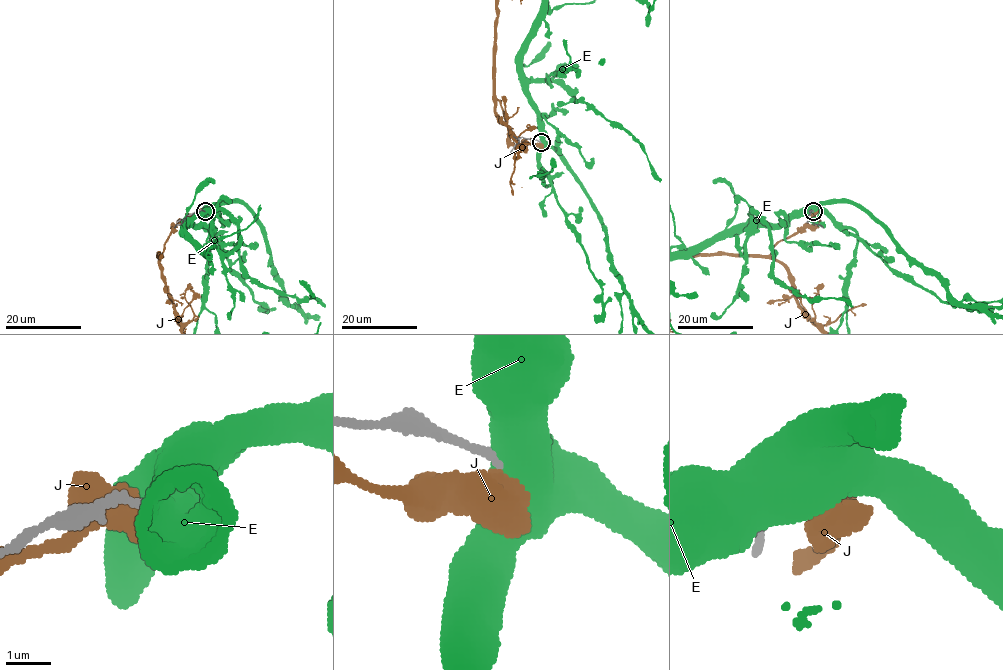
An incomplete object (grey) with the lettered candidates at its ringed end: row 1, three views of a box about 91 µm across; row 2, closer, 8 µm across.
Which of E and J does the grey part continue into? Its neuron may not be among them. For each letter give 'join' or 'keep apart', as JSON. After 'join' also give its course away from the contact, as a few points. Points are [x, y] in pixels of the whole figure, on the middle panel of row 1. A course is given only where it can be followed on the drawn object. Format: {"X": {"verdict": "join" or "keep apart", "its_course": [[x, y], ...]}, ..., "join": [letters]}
{"E": {"verdict": "keep apart"}, "J": {"verdict": "keep apart"}, "join": []}

